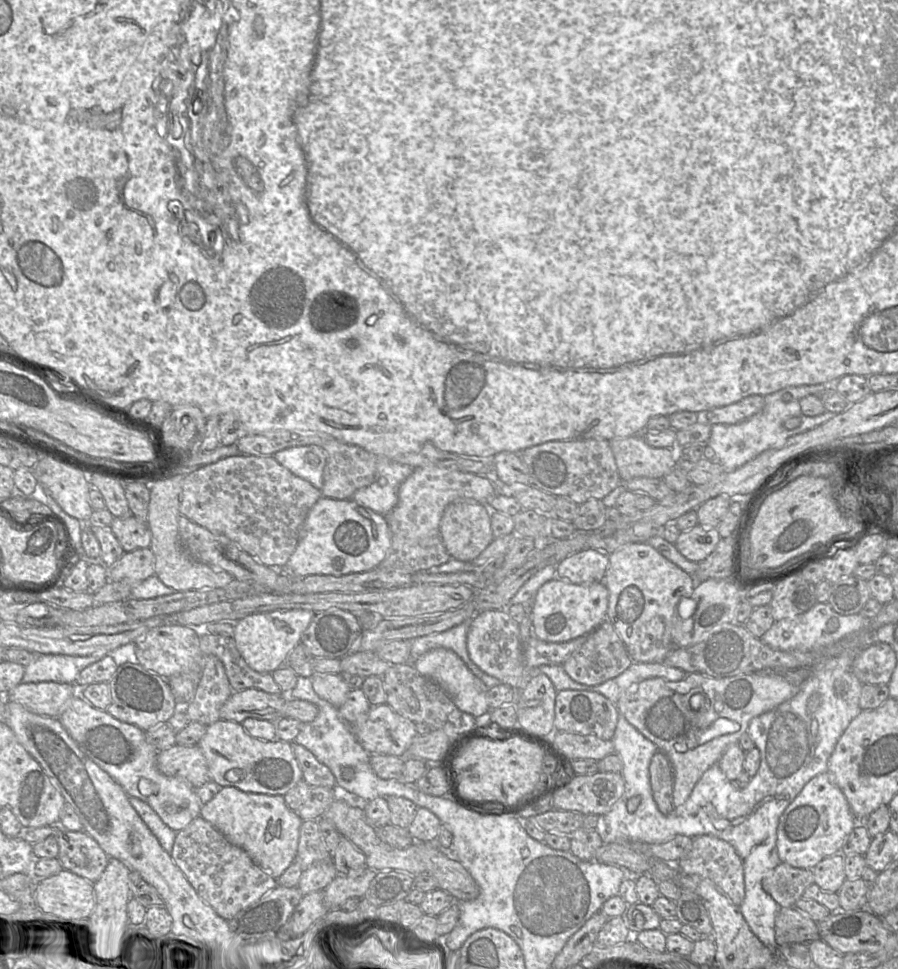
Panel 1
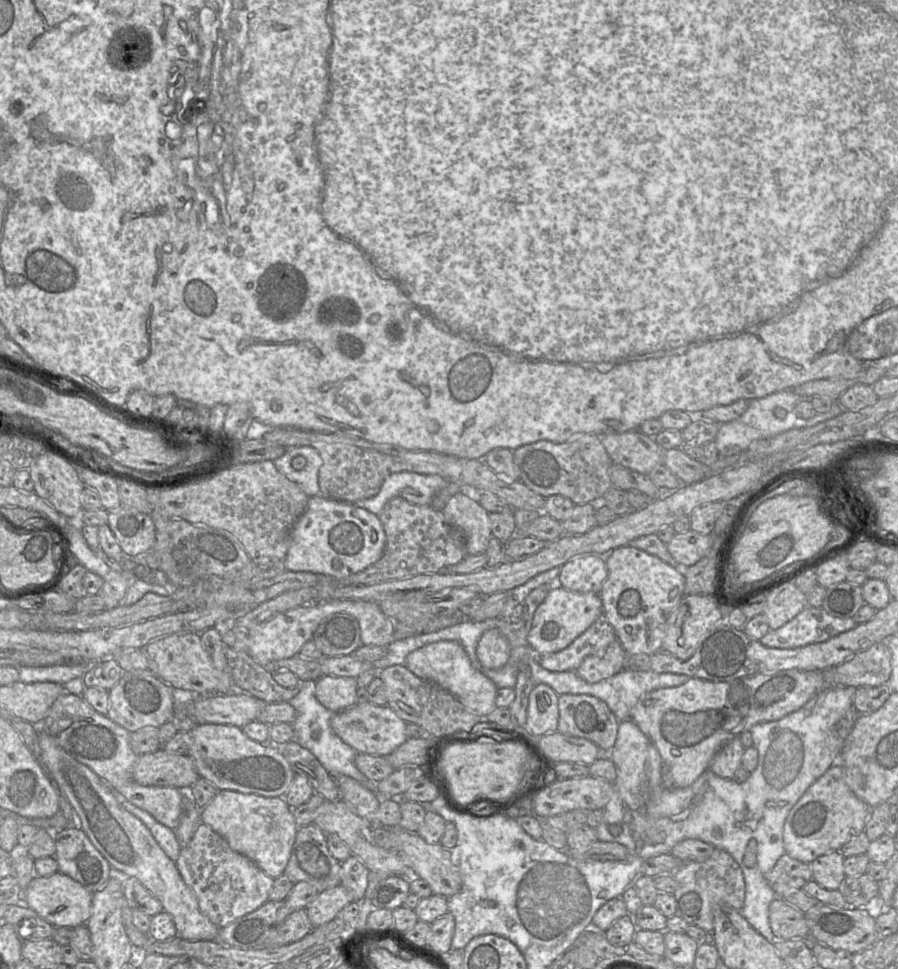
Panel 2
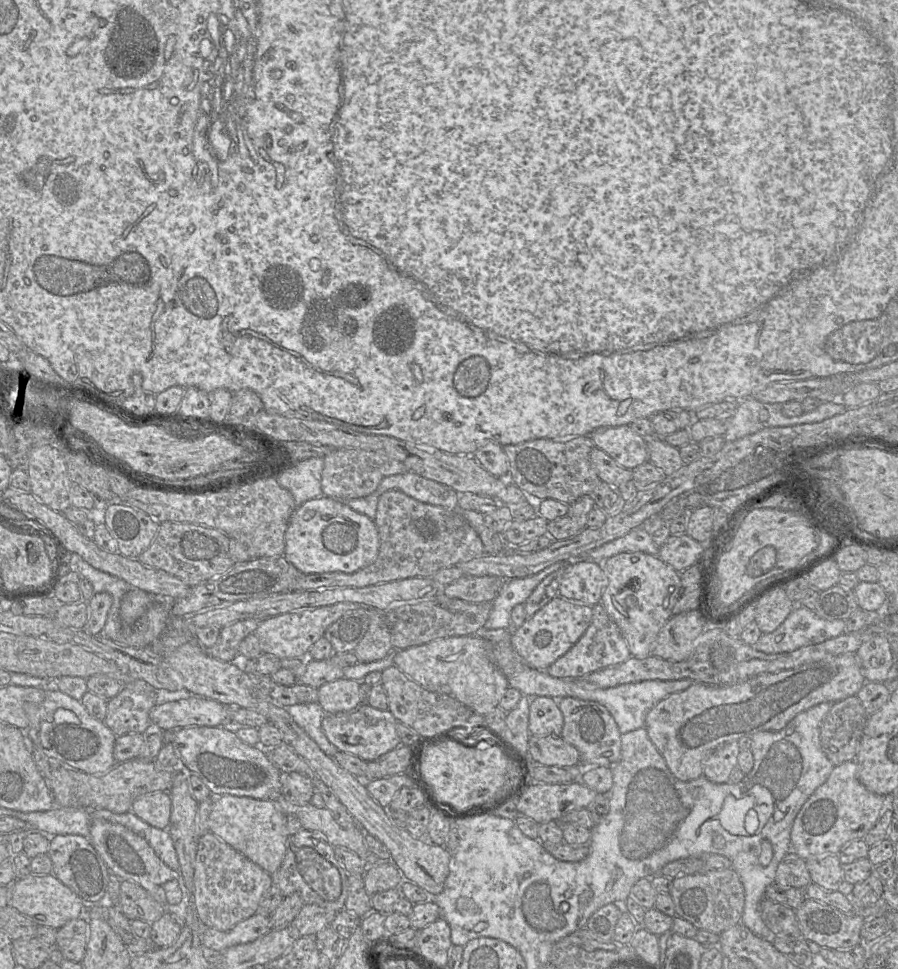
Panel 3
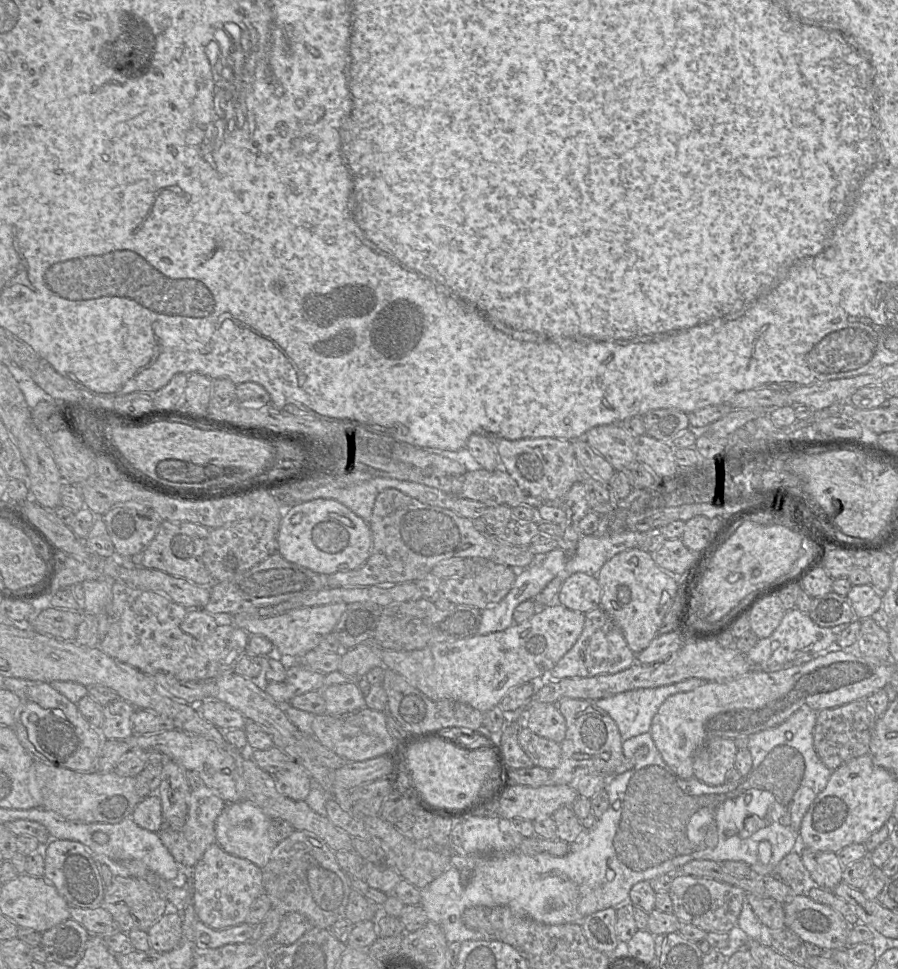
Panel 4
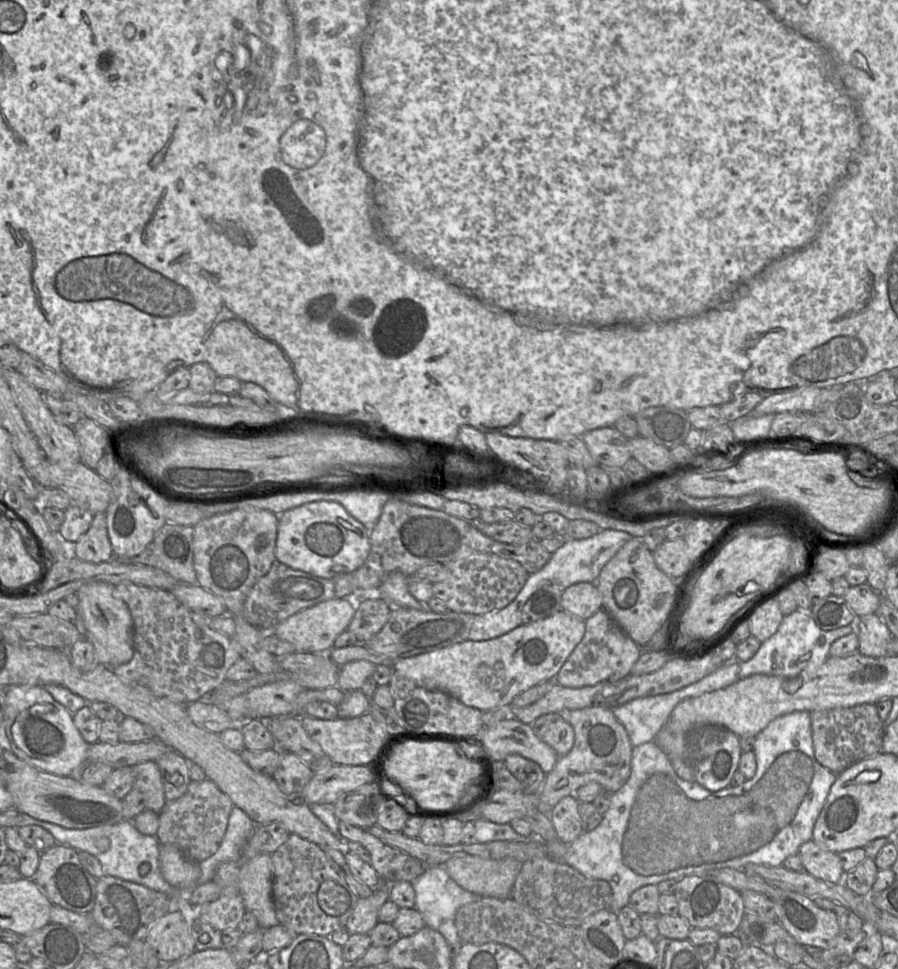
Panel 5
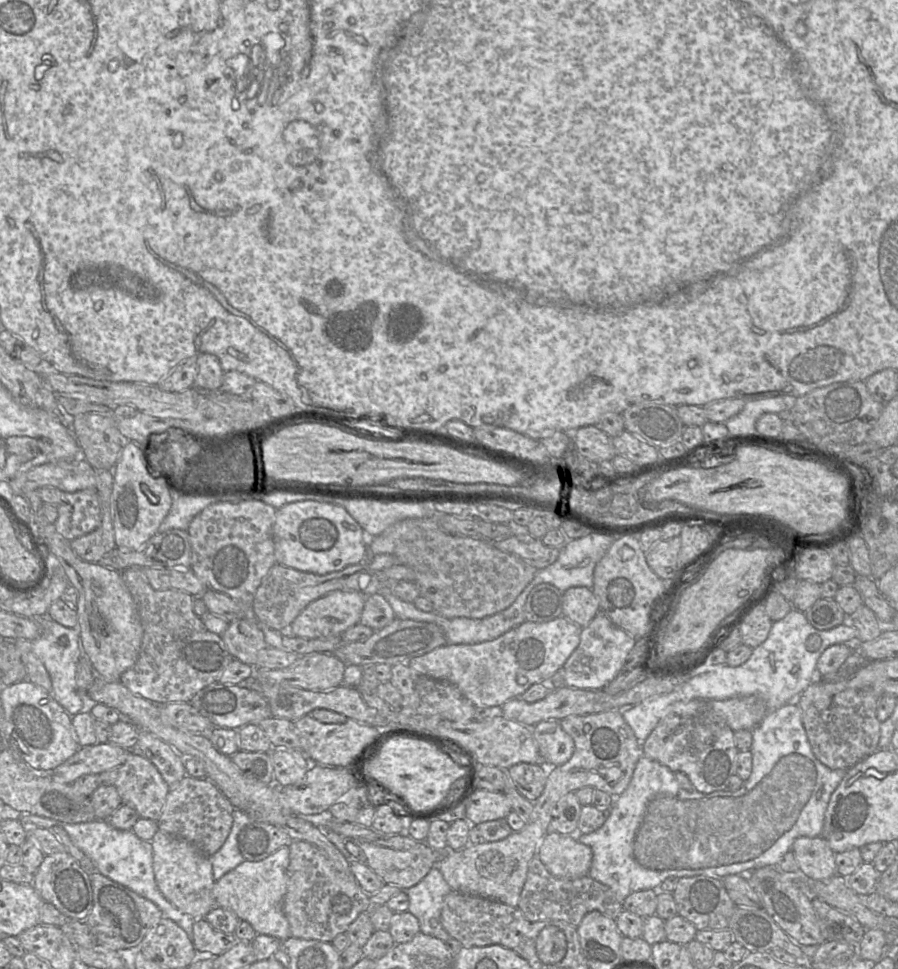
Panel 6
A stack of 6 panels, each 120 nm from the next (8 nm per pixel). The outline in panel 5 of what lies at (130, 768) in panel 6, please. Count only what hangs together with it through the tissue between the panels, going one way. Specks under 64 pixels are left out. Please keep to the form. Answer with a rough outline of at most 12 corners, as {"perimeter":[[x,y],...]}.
{"perimeter":[[157,763],[132,768],[132,789],[146,809],[159,814],[166,800]]}

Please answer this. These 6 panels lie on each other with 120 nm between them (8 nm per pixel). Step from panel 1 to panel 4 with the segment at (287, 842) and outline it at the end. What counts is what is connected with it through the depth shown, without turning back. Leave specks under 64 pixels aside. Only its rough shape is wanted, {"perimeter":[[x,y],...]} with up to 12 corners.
{"perimeter":[[247,800],[228,803],[216,843],[263,869],[276,846],[271,819]]}

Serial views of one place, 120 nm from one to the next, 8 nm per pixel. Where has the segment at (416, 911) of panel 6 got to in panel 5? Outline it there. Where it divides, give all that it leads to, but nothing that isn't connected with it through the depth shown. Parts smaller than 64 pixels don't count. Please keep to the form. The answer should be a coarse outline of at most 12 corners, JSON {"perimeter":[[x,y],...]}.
{"perimeter":[[443,865],[412,881],[426,926],[462,942],[457,910],[481,895],[461,888]]}

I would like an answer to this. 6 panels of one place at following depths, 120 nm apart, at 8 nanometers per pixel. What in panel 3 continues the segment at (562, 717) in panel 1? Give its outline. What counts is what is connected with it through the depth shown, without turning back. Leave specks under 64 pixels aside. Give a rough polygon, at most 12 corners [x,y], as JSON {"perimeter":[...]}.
{"perimeter":[[556,699],[561,737],[581,768],[619,761],[622,734],[605,706]]}

